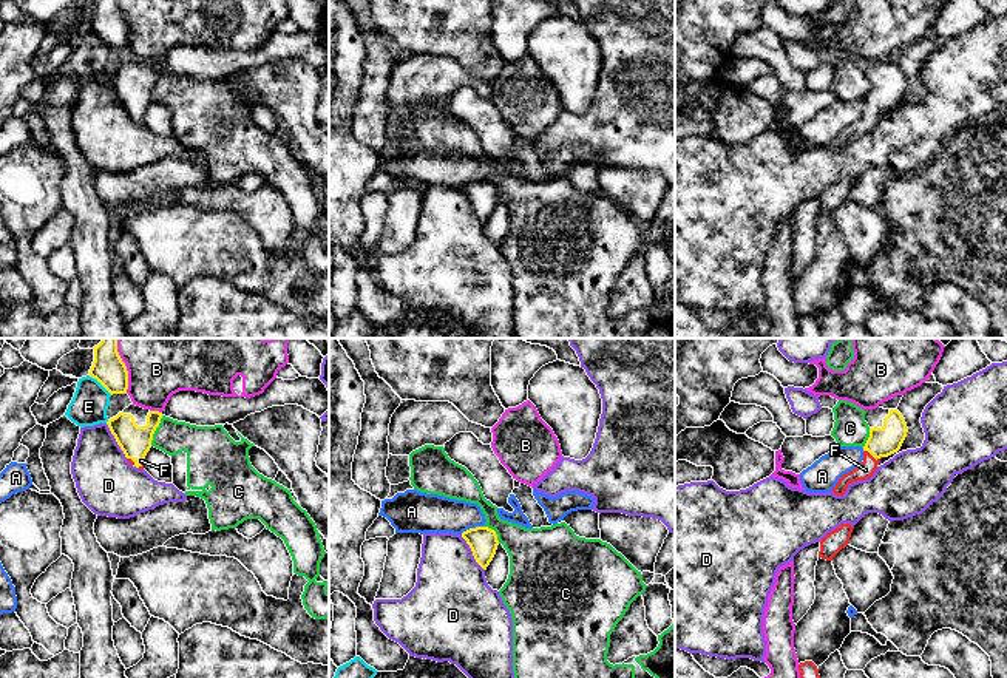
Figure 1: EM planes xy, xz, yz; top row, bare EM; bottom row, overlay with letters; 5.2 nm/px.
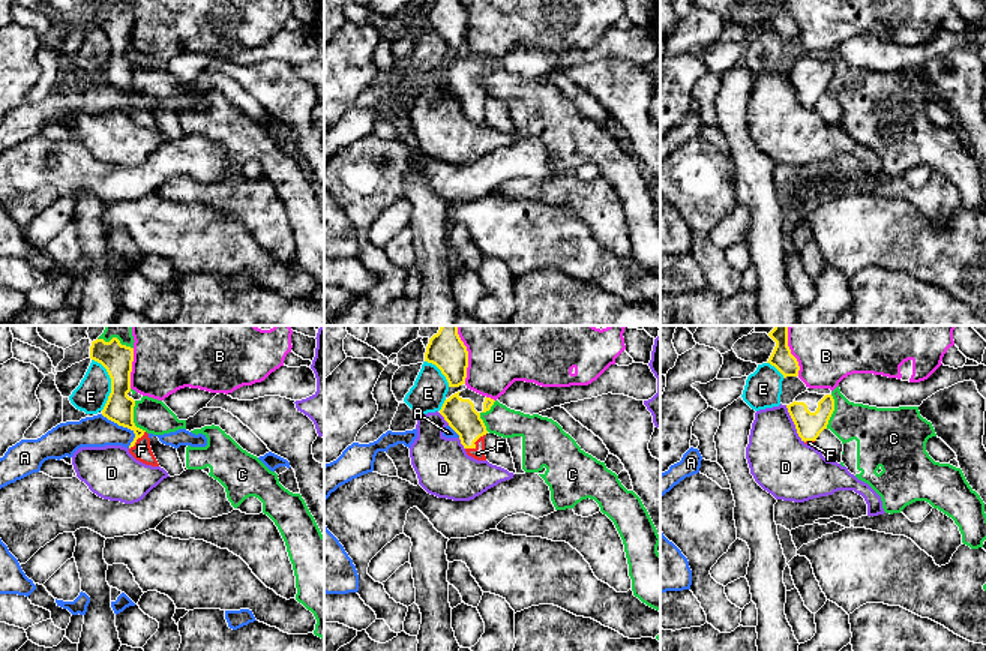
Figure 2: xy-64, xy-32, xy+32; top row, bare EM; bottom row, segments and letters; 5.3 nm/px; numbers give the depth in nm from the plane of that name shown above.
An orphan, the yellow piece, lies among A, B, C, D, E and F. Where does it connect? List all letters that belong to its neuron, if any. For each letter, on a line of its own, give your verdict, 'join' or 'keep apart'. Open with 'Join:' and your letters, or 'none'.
Join: F
A: keep apart
B: keep apart
C: keep apart
D: keep apart
E: keep apart
F: join

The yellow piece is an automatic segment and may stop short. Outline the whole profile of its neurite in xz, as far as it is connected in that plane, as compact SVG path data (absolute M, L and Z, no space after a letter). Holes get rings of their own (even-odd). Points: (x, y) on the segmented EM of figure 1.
M476 527L463 531L462 537L470 545L476 562L487 570L499 545L496 531L488 527Z

